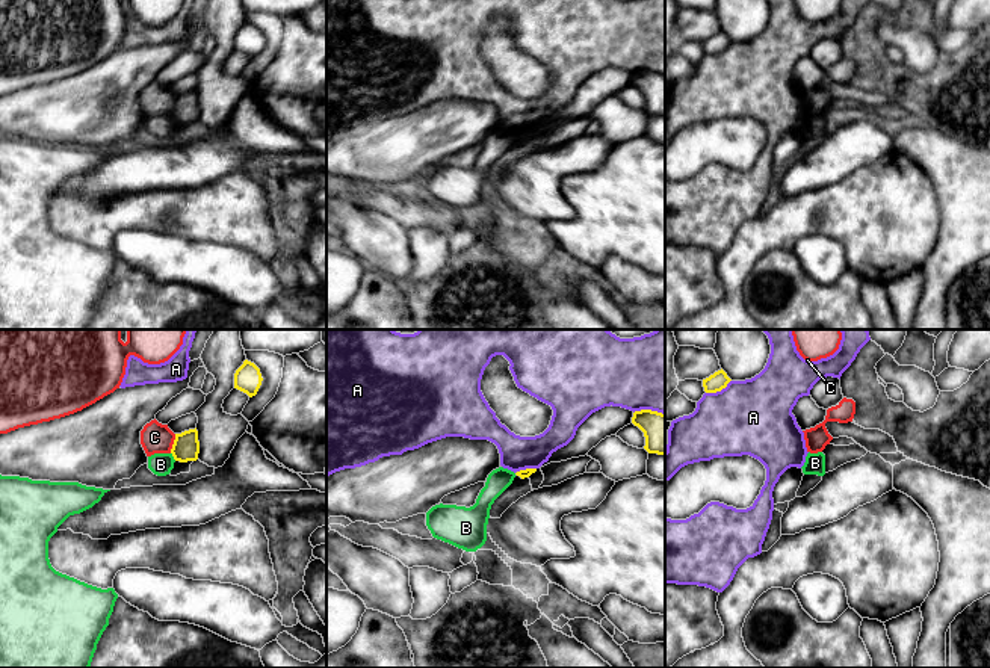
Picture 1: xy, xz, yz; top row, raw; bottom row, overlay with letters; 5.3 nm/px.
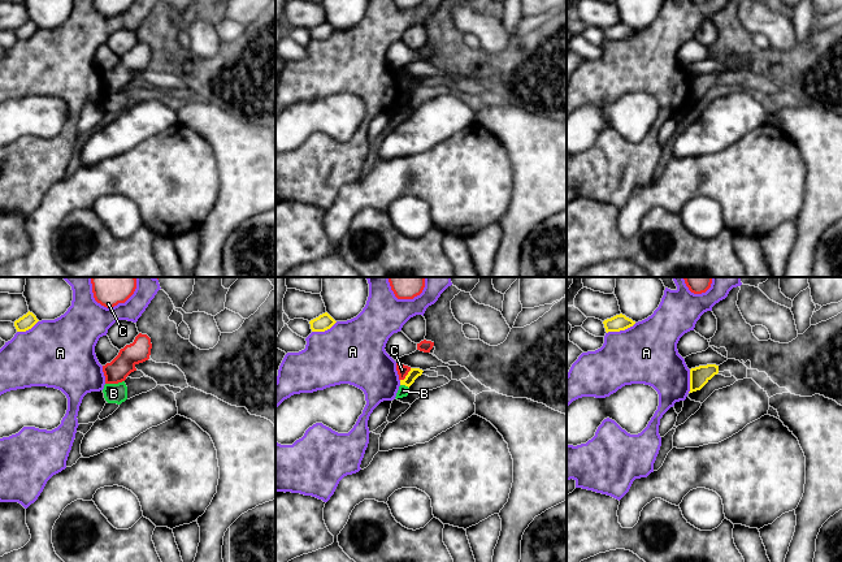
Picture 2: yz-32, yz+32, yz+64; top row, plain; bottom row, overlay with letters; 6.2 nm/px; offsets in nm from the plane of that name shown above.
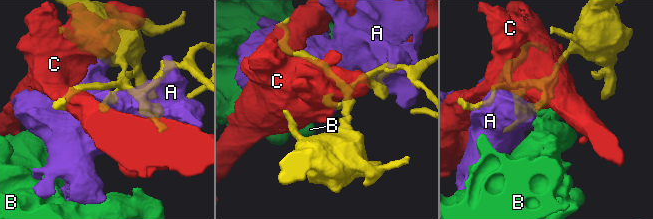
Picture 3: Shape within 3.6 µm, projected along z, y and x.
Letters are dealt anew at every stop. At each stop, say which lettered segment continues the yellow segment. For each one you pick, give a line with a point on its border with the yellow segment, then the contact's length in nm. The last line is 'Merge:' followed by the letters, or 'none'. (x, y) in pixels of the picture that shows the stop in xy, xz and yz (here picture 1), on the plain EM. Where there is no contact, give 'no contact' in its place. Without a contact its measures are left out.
Merge: none

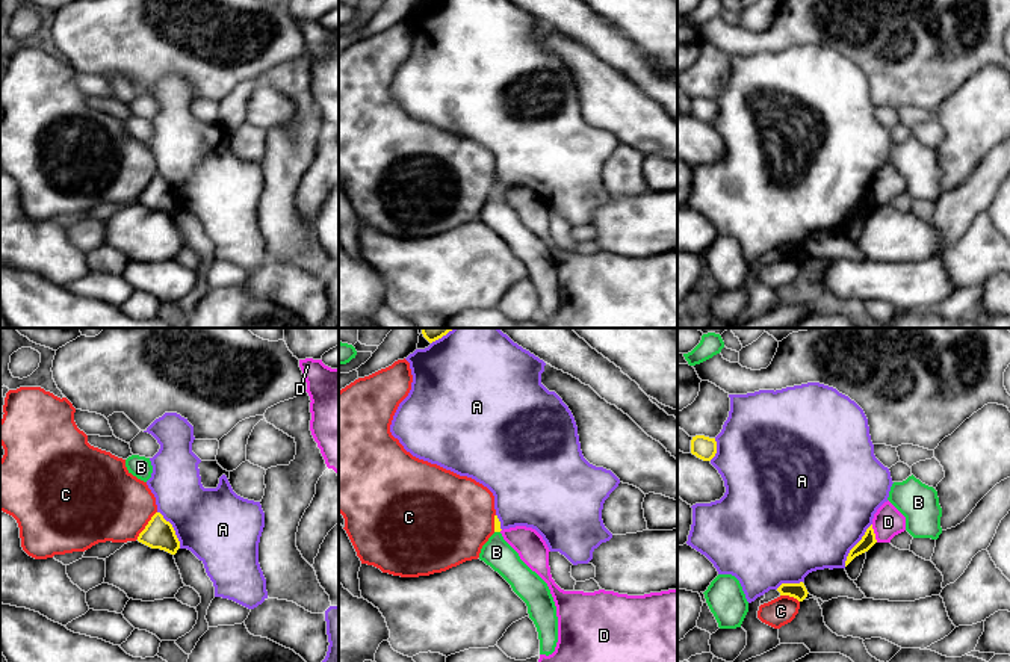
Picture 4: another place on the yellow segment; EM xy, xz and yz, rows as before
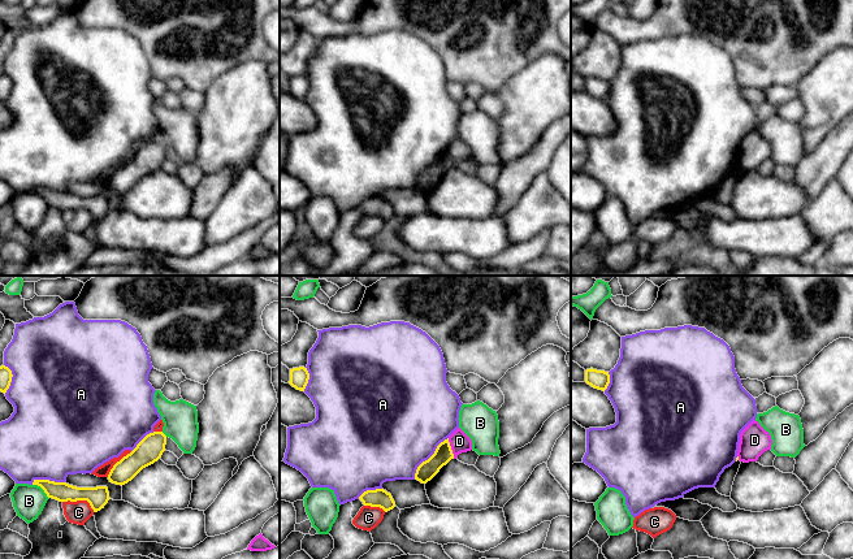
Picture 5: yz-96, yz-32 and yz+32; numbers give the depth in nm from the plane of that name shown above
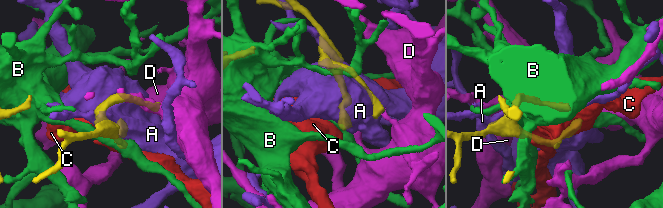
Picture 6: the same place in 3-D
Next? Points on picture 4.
Merge: none

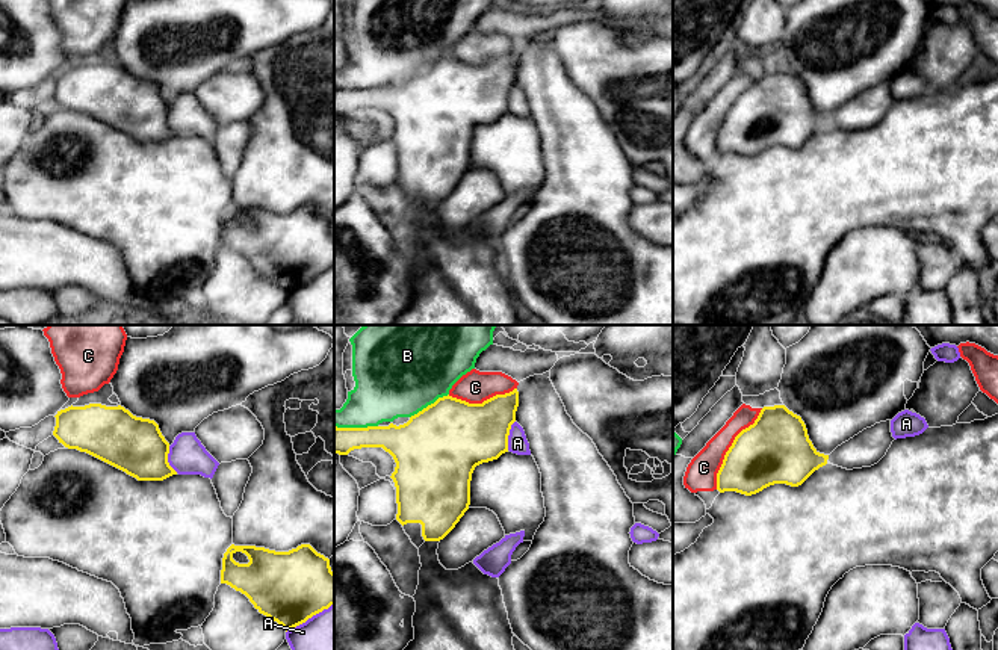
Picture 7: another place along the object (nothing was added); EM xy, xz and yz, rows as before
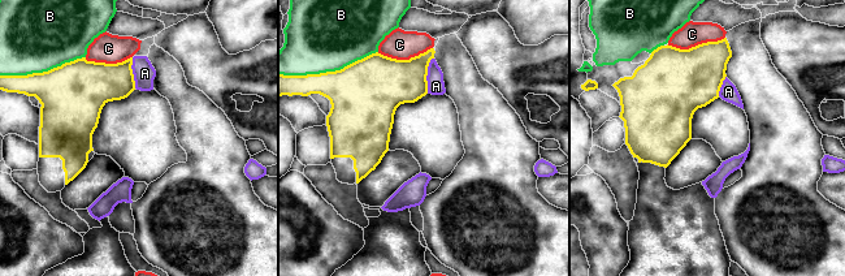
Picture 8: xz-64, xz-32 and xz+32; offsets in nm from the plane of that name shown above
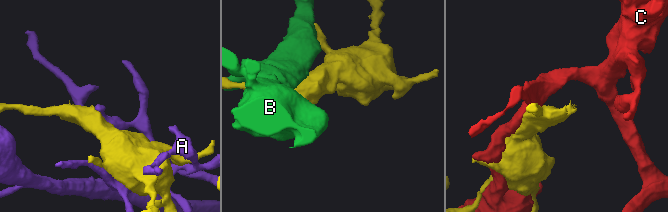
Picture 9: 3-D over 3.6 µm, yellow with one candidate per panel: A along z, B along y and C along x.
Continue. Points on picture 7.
Merge: none

